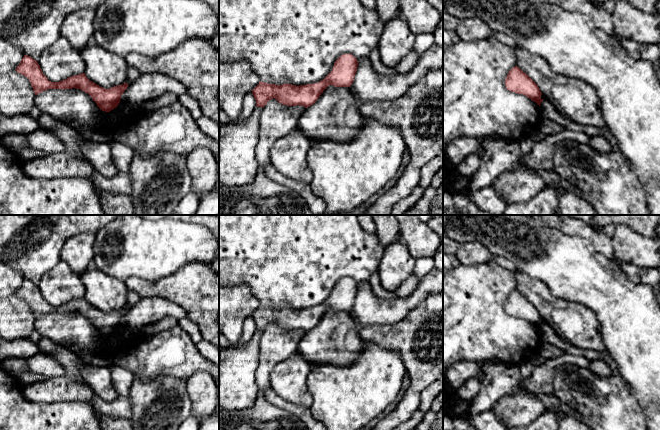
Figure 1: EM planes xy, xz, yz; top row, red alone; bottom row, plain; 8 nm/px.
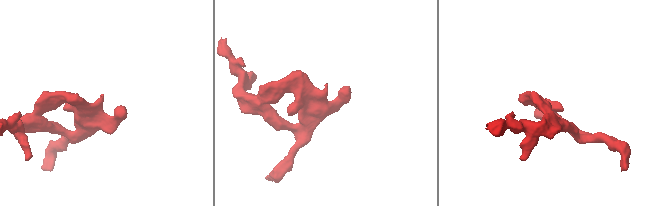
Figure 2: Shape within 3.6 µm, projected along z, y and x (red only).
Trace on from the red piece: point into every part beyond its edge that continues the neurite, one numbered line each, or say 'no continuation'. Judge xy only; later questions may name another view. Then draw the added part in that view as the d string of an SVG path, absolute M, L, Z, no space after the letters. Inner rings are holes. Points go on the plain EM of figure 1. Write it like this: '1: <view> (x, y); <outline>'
no continuation

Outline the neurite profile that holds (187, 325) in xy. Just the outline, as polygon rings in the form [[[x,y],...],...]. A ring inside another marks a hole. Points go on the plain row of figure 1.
[[[185,317],[180,321],[181,328],[190,336],[194,344],[199,343],[203,338],[196,323]]]

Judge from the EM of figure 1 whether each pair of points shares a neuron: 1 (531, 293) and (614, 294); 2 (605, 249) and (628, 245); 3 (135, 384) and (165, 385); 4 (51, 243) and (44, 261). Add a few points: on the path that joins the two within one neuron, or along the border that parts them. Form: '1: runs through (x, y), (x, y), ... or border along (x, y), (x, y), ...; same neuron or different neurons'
1: border along (534, 278), (541, 281), (553, 295), (574, 302); different neurons
2: border along (610, 237), (613, 257); different neurons
3: runs through (142, 386), (158, 386); same neuron
4: runs through (47, 247), (44, 250), (44, 257); same neuron

